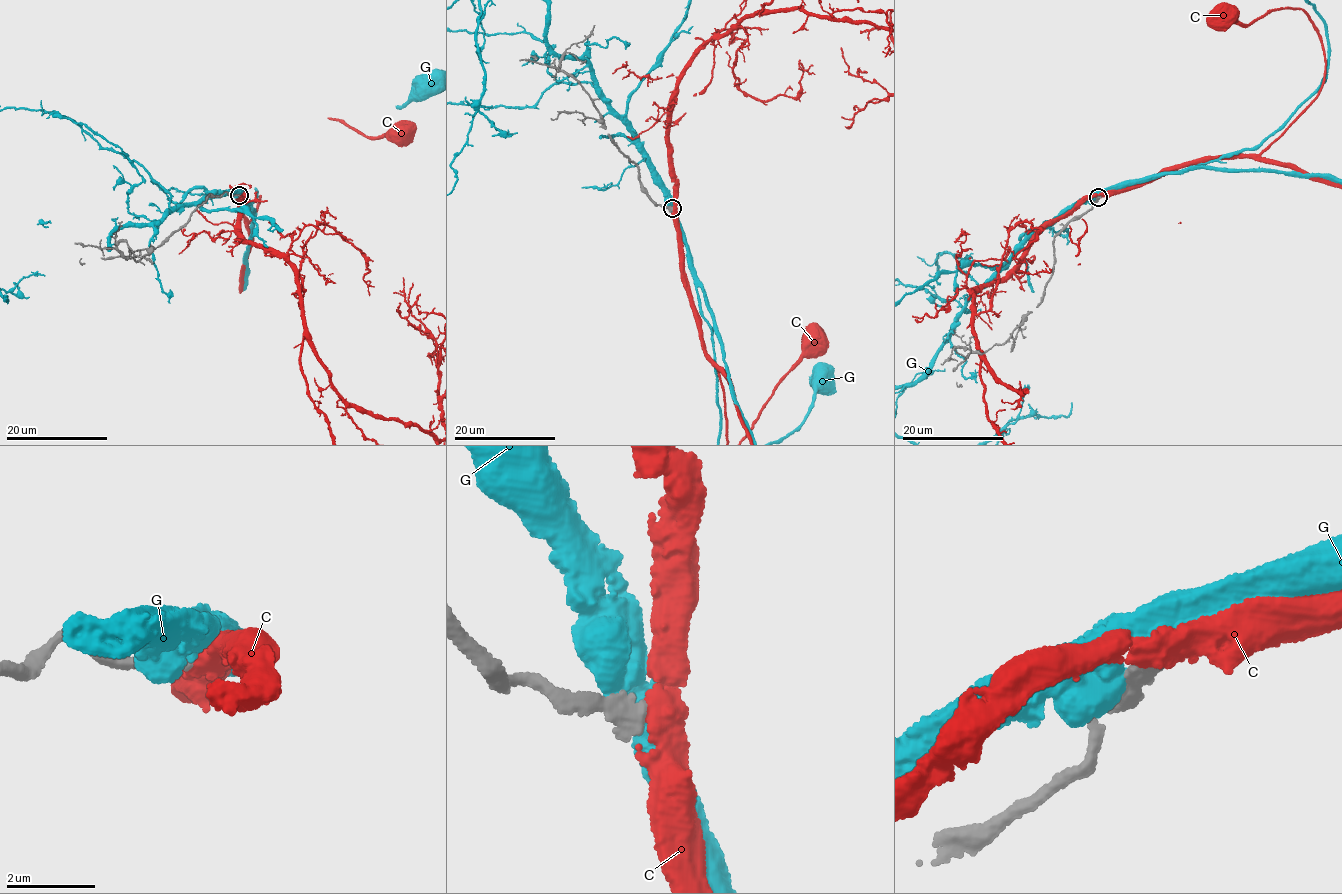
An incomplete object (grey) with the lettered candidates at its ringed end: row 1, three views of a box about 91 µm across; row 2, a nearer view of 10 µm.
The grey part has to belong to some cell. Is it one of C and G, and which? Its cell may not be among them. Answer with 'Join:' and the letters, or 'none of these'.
Join: C

